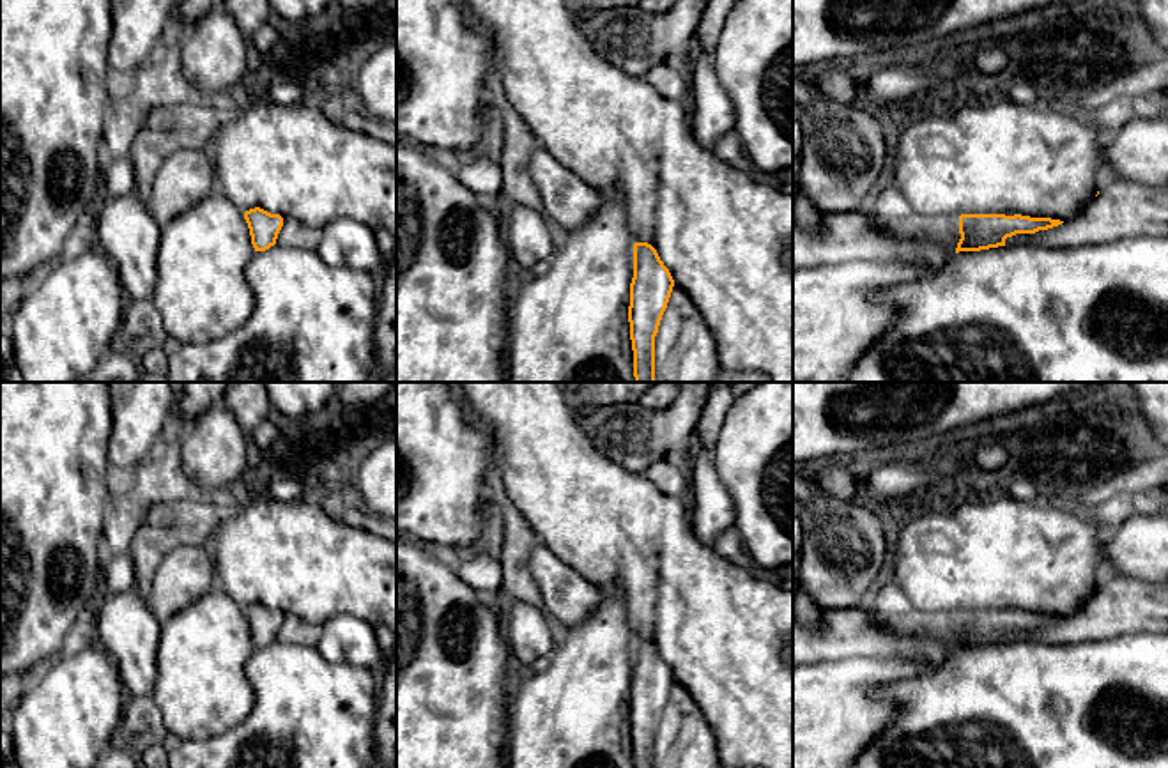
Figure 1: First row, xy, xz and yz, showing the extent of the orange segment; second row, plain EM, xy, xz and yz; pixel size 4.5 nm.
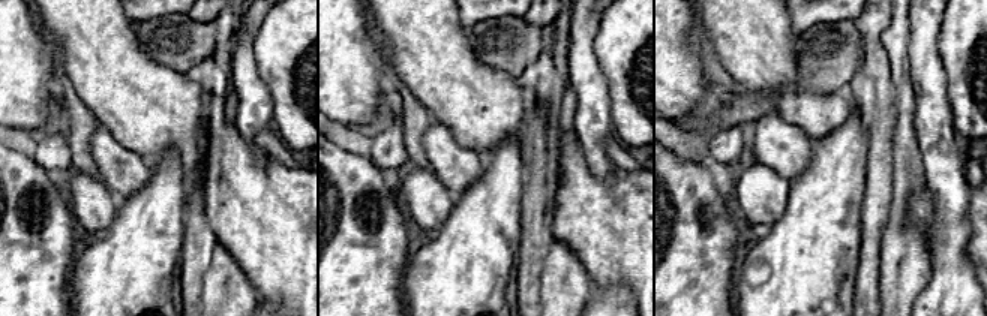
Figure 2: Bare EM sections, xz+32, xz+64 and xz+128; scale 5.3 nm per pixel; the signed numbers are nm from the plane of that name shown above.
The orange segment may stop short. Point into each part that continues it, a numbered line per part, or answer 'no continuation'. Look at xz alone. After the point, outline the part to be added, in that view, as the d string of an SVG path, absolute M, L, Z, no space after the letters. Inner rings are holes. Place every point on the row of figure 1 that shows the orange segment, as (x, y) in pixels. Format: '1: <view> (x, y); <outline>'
no continuation

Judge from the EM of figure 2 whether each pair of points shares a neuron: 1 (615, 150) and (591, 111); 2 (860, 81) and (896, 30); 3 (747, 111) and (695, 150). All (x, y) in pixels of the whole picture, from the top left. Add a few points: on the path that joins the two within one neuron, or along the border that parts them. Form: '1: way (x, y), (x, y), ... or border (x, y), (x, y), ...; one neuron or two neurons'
1: border (605, 138), (608, 156), (617, 165); two neurons
2: border (890, 15), (881, 45), (893, 81); two neurons
3: way (732, 114), (720, 116), (701, 135); one neuron

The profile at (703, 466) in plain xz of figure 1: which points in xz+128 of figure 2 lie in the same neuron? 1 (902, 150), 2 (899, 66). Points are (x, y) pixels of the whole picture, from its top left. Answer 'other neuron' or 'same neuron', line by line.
1: other neuron
2: other neuron

